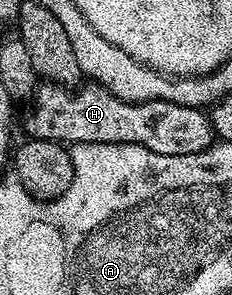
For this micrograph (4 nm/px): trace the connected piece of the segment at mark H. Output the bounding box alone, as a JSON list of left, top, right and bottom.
[25,81,215,155]

